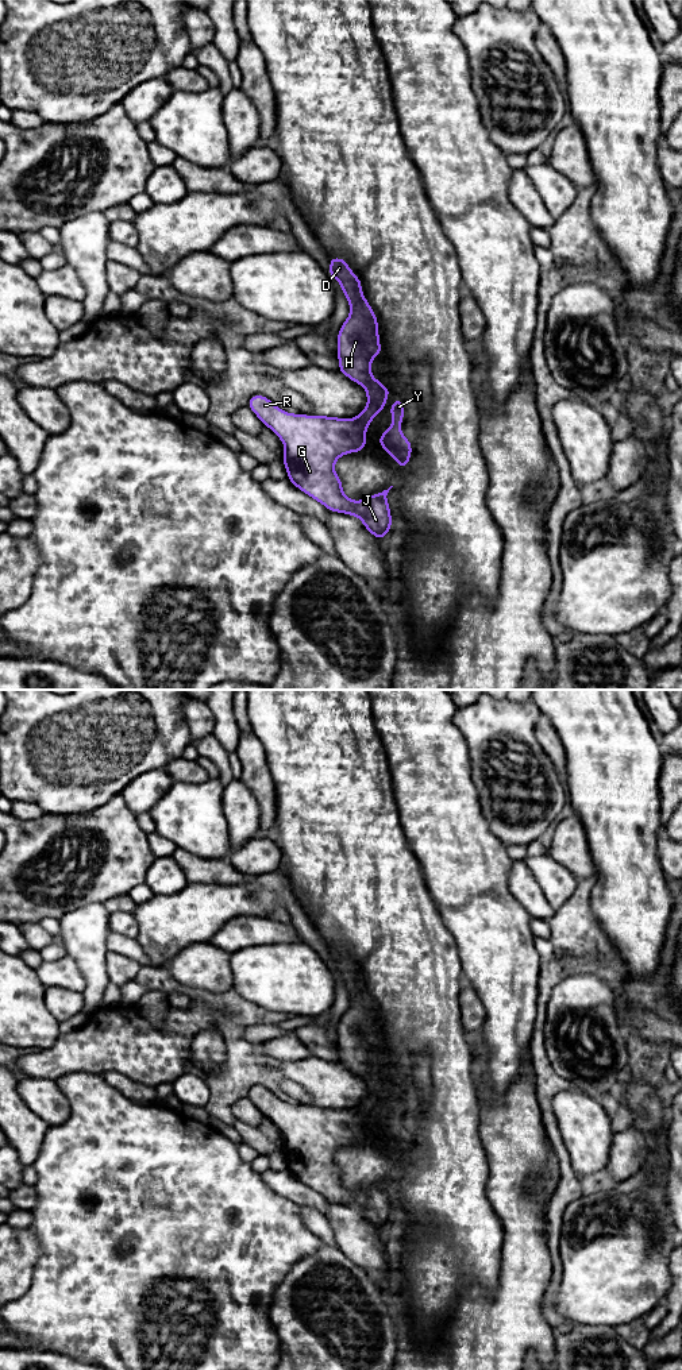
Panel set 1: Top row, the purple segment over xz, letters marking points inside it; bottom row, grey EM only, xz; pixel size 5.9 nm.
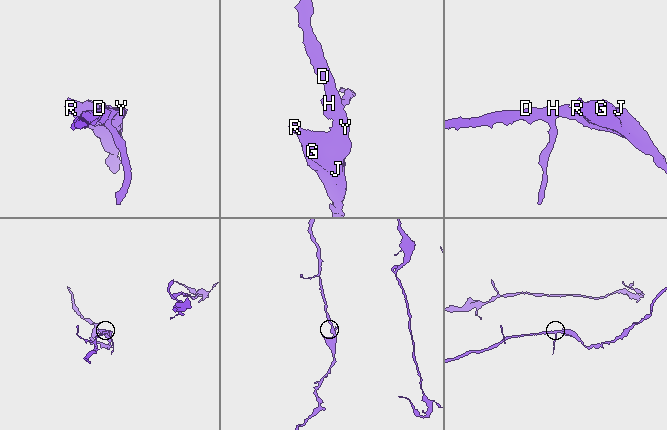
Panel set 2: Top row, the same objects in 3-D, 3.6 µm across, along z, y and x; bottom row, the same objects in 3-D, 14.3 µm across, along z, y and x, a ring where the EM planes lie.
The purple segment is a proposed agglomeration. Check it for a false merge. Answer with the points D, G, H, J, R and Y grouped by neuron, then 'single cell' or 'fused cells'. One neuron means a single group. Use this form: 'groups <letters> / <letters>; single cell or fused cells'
groups D G H J R Y; single cell

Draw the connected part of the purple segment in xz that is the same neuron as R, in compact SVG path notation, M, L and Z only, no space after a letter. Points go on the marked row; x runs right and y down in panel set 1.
M330 258L330 263L327 273L339 282L350 305L350 314L336 339L339 373L365 387L367 405L354 418L292 414L258 394L251 395L247 405L284 443L282 460L288 479L328 510L358 517L381 540L392 528L386 495L393 486L352 501L343 493L342 481L335 472L335 463L342 455L365 448L366 429L385 408L390 393L371 375L371 360L382 350L378 321L363 296L359 277L346 261Z

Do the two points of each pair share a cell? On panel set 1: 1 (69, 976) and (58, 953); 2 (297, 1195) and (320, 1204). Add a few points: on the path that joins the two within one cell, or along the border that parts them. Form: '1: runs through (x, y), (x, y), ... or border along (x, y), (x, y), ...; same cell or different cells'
1: border along (66, 954), (51, 961), (43, 961); different cells
2: runs through (303, 1195), (315, 1200); same cell

